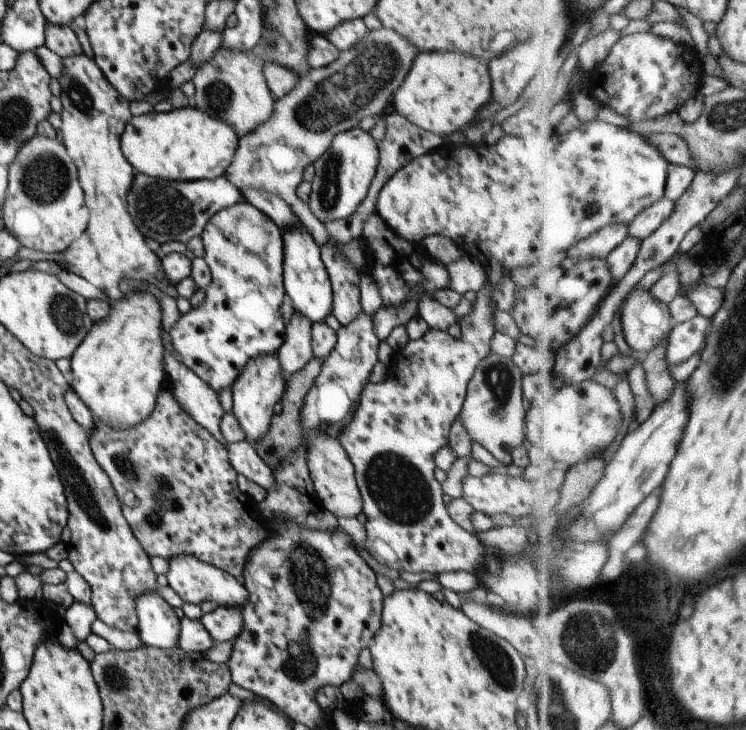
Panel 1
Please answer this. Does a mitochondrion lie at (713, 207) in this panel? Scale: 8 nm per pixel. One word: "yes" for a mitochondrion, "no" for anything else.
no

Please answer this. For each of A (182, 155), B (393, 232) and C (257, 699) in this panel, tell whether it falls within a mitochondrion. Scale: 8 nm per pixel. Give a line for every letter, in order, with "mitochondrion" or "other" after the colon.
A: other
B: other
C: other

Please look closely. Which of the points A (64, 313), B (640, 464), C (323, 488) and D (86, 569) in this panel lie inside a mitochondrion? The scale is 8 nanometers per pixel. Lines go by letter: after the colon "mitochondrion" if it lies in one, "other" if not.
A: mitochondrion
B: other
C: other
D: other

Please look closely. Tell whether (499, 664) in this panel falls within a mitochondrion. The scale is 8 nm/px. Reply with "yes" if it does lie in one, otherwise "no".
yes

